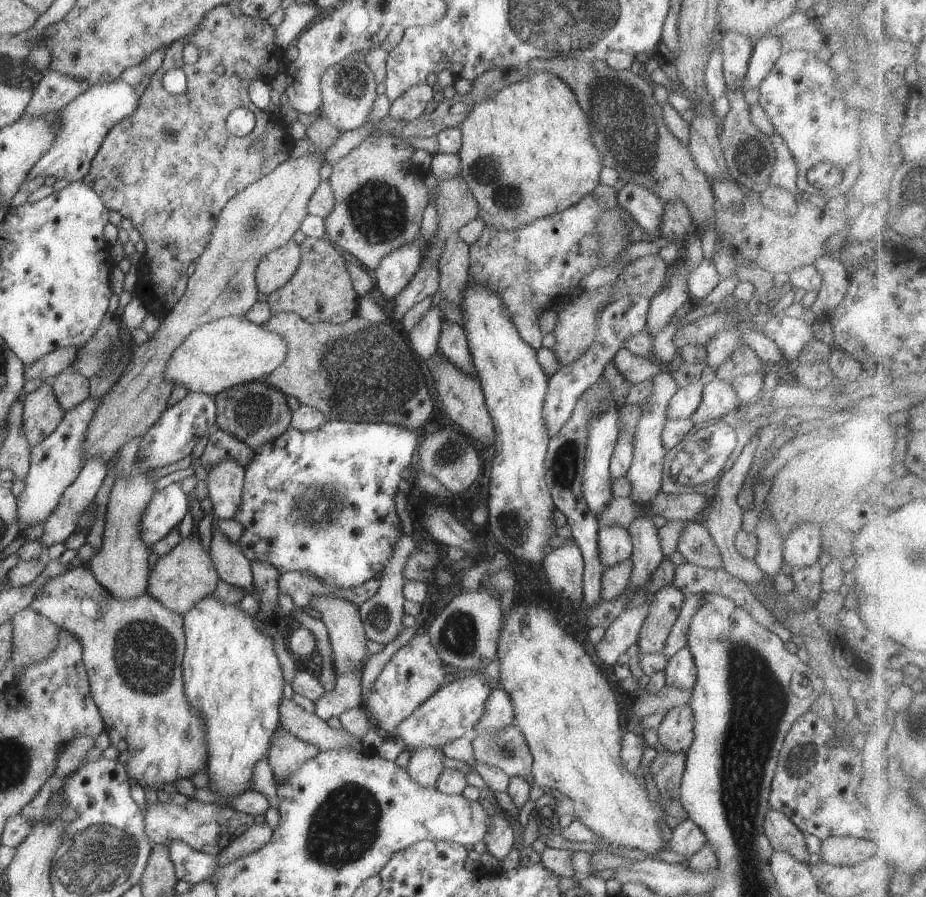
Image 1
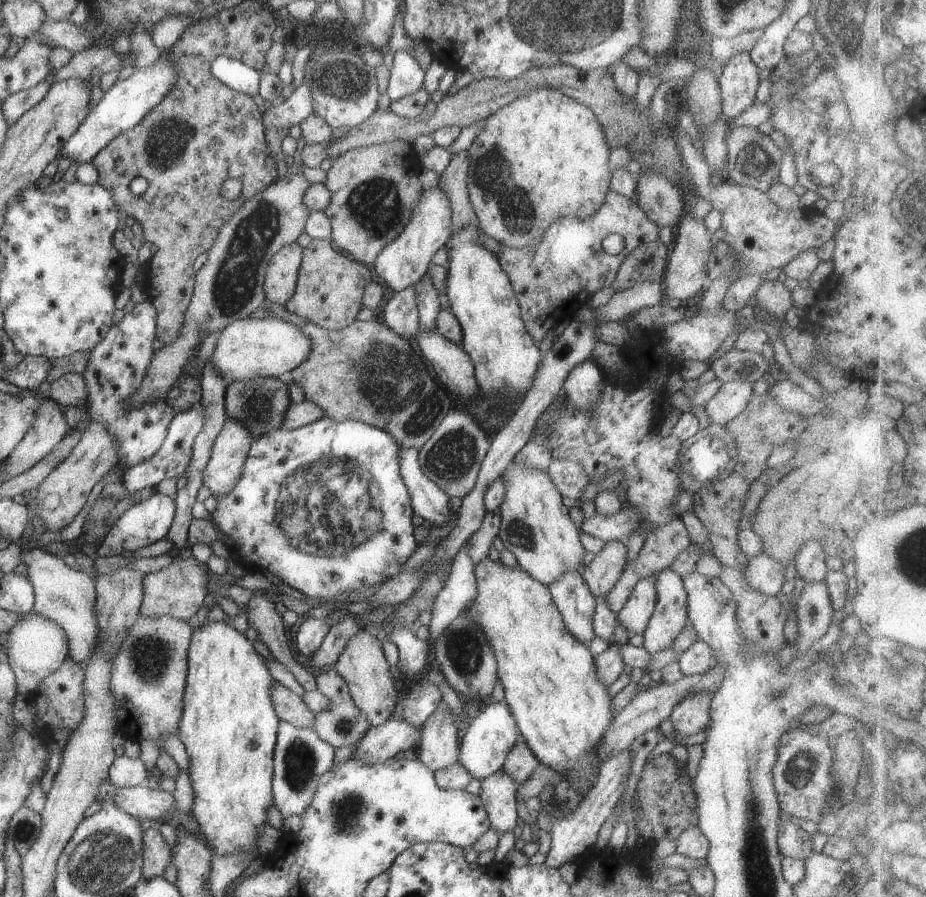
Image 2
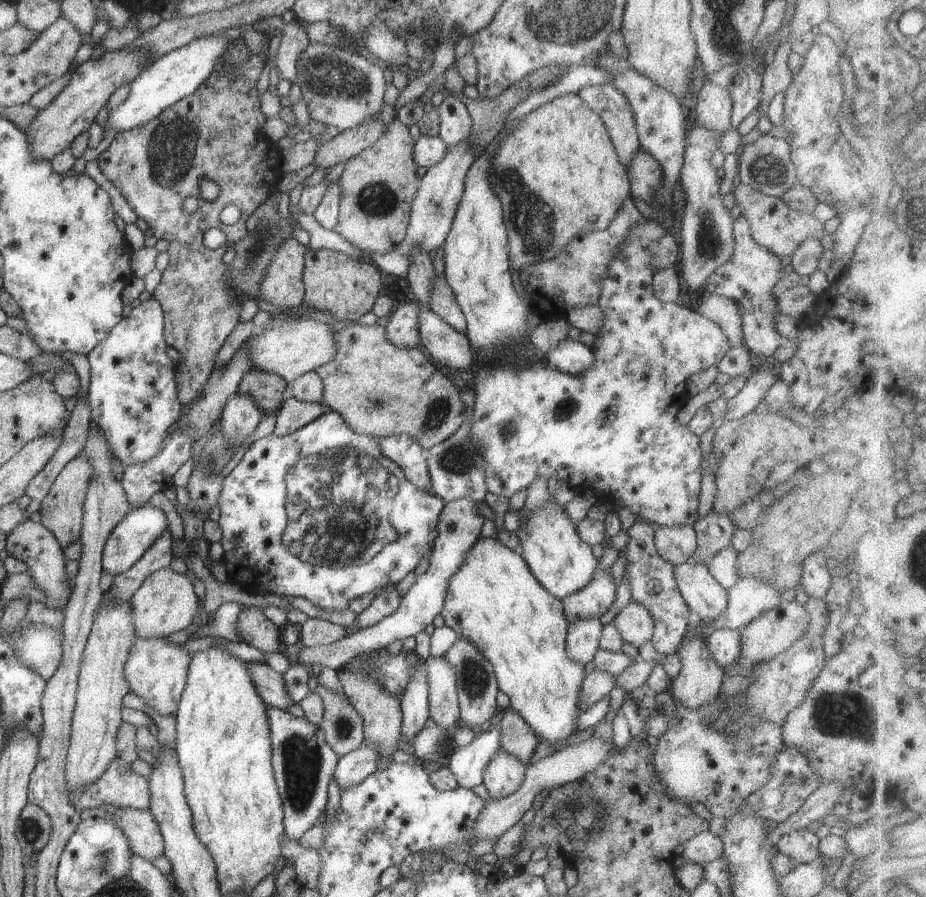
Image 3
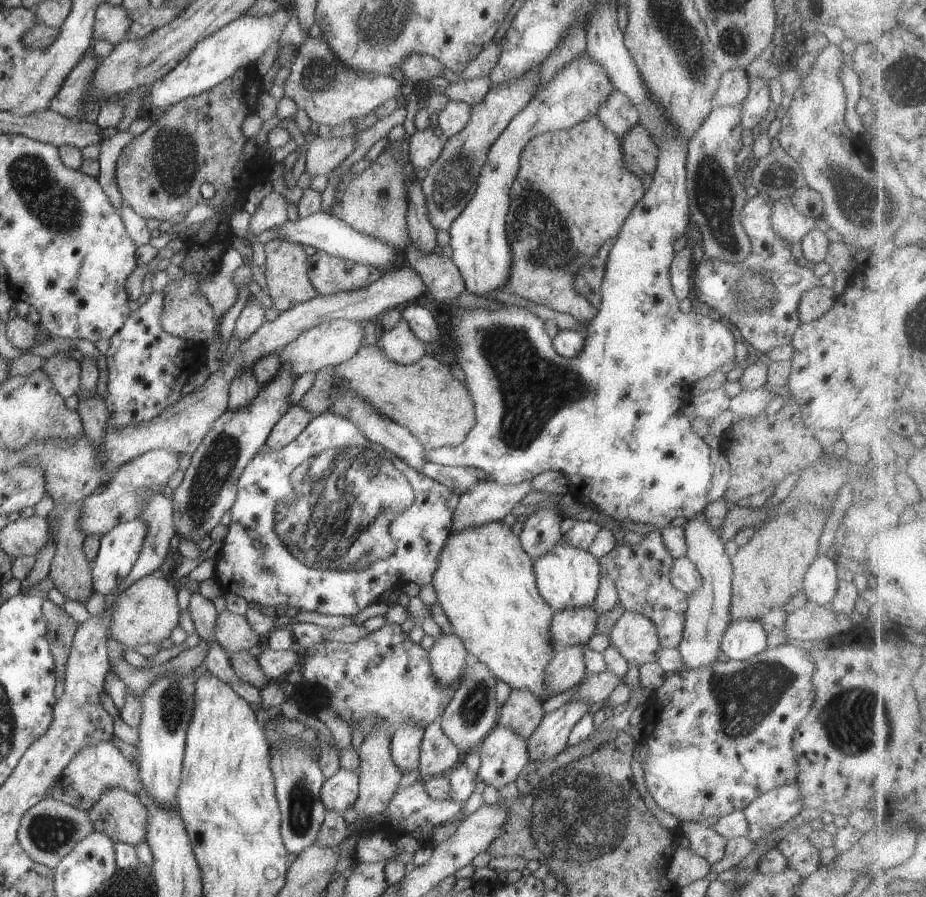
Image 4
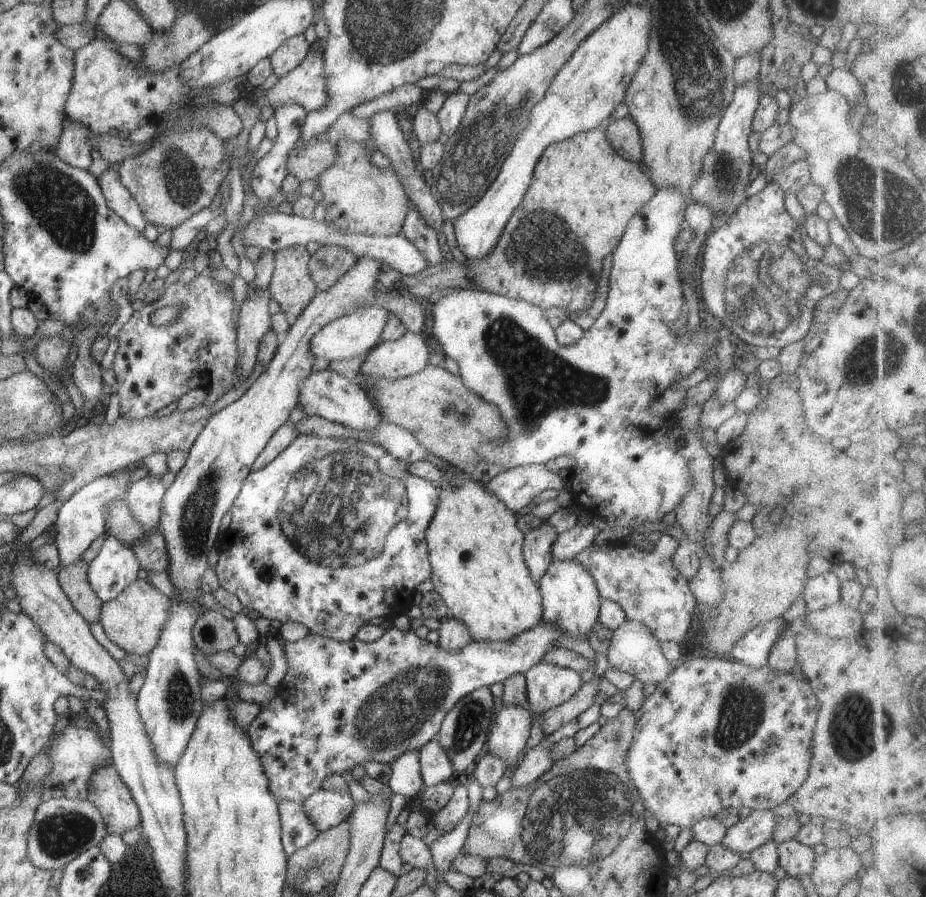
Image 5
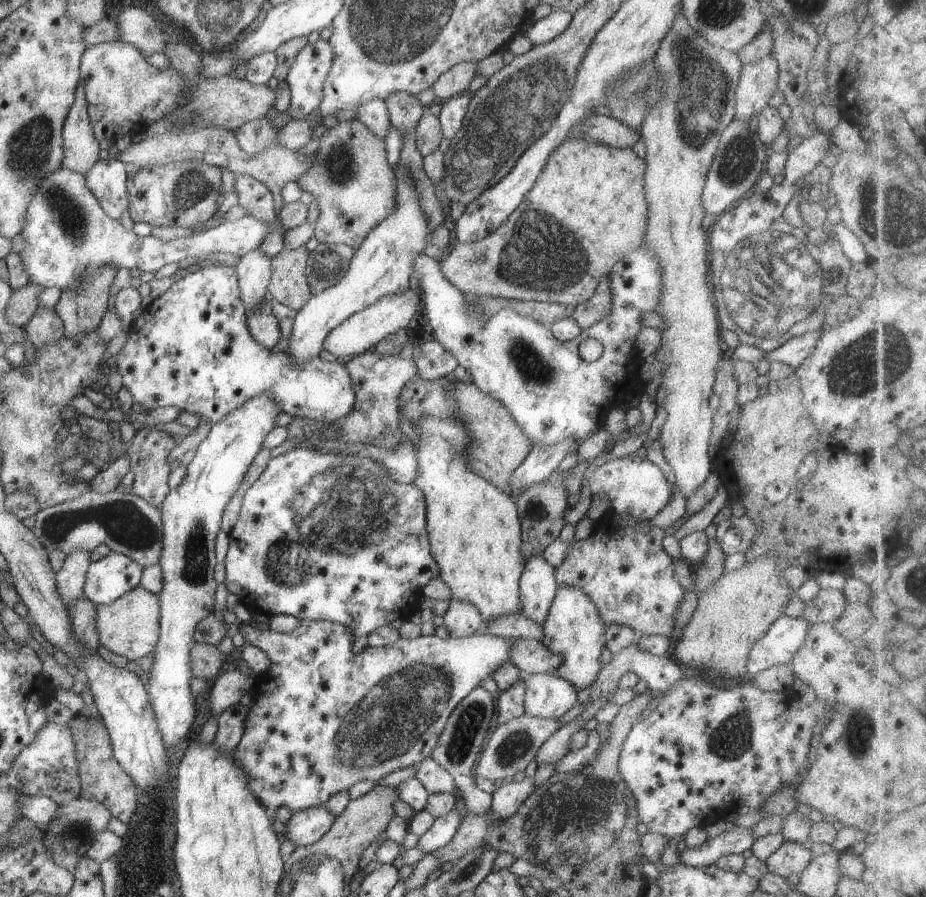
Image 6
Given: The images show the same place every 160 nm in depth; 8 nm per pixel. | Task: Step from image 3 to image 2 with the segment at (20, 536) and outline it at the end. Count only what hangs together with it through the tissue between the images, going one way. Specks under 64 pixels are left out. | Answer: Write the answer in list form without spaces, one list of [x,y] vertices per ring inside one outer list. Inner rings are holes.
[[[26,544],[21,546],[21,562],[26,566],[25,574],[32,583],[35,594],[32,612],[58,623],[68,639],[69,658],[75,663],[85,663],[99,639],[95,613],[95,580],[76,567],[66,565],[62,557],[53,555],[46,547],[25,546]]]

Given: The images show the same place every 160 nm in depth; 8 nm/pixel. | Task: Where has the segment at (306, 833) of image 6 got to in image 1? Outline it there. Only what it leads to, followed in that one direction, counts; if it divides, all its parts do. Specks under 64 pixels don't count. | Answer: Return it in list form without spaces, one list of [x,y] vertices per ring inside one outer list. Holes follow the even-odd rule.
[[[466,674],[451,684],[441,686],[426,702],[423,702],[408,718],[396,727],[394,737],[410,750],[416,747],[443,747],[458,737],[471,736],[473,728],[482,716],[486,699],[491,693],[486,674]]]

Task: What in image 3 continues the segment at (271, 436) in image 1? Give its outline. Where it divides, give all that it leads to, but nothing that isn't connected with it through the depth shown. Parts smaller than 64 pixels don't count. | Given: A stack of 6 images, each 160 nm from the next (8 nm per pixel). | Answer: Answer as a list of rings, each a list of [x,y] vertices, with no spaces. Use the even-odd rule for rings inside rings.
[[[251,370],[249,374],[244,374],[244,378],[240,380],[238,384],[238,394],[246,396],[249,394],[249,397],[252,400],[256,400],[258,408],[262,410],[263,414],[272,414],[280,410],[284,400],[288,397],[288,386],[278,374],[272,372],[262,372],[262,370]]]

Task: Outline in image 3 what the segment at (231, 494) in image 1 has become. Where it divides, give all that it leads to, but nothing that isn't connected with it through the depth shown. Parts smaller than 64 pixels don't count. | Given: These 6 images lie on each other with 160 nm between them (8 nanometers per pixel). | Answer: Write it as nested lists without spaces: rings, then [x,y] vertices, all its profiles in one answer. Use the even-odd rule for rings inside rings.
[[[235,393],[226,400],[222,408],[220,425],[222,434],[234,446],[234,452],[247,442],[263,416],[256,400],[252,400],[249,394],[242,396]]]

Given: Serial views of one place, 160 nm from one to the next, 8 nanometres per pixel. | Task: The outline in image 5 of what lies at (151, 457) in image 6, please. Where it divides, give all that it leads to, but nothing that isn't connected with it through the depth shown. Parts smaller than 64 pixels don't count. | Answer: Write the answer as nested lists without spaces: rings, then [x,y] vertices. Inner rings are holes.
[[[148,473],[124,494],[135,519],[146,530],[159,530],[161,502],[166,489],[159,476]]]

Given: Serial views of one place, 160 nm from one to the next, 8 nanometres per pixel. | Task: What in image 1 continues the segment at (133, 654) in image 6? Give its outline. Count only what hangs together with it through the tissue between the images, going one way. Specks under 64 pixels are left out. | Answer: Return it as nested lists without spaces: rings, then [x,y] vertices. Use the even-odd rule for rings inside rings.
[[[190,535],[158,559],[149,572],[147,594],[169,611],[183,615],[196,603],[210,597],[220,579],[209,552],[204,550],[198,538]]]

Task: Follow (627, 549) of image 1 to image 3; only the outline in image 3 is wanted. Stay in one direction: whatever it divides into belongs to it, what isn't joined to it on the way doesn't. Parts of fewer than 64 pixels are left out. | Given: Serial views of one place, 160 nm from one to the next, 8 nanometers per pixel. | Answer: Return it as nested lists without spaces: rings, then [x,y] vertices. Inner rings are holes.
[[[611,570],[594,572],[594,578],[585,588],[578,590],[561,602],[564,615],[568,618],[600,619],[611,607],[617,595],[617,588]]]

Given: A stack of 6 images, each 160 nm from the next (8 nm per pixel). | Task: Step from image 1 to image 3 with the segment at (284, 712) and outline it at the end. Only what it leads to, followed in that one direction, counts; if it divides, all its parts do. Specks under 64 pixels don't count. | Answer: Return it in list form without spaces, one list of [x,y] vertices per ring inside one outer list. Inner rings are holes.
[[[256,662],[248,663],[248,670],[260,698],[266,705],[280,708],[280,710],[288,710],[291,705],[294,705],[294,700],[286,692],[286,684],[280,673],[266,663]]]

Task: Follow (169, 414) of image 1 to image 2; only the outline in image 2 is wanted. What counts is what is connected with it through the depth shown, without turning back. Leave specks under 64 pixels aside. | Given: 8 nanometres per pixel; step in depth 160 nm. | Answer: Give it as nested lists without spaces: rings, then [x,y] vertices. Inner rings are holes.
[[[196,404],[187,411],[176,412],[176,416],[172,419],[168,427],[166,438],[155,456],[135,467],[124,470],[121,480],[124,488],[130,490],[132,493],[138,492],[142,488],[156,488],[157,484],[160,484],[164,479],[178,477],[178,474],[185,472],[191,459],[194,439],[198,436],[204,423],[205,416],[203,407],[200,404]]]

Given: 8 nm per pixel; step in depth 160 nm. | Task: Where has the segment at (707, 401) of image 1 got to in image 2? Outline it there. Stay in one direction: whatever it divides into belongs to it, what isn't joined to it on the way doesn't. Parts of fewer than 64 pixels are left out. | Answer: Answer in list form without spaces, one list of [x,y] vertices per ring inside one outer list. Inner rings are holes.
[[[749,380],[723,382],[720,390],[701,409],[711,422],[726,425],[749,405],[754,396],[754,383]]]

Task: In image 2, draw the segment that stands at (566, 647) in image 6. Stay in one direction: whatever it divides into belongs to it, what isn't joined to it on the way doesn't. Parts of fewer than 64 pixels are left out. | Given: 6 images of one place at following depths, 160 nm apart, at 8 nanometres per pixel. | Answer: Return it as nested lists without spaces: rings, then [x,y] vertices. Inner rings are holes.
[[[518,463],[508,467],[504,474],[505,501],[501,504],[501,525],[498,531],[504,546],[516,556],[517,564],[523,571],[528,573],[534,580],[544,583],[546,586],[560,580],[566,571],[579,571],[586,550],[580,541],[578,525],[570,519],[569,508],[562,503],[563,496],[554,486],[552,479],[546,471],[538,469],[525,469]]]

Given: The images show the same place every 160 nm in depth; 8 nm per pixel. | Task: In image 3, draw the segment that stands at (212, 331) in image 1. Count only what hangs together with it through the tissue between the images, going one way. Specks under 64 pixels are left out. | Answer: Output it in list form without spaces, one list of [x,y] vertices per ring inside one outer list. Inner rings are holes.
[[[307,319],[286,322],[280,326],[270,323],[264,329],[255,329],[242,346],[248,348],[248,356],[252,360],[251,370],[278,374],[288,384],[298,376],[328,364],[336,356],[336,336],[332,328],[324,322]]]

